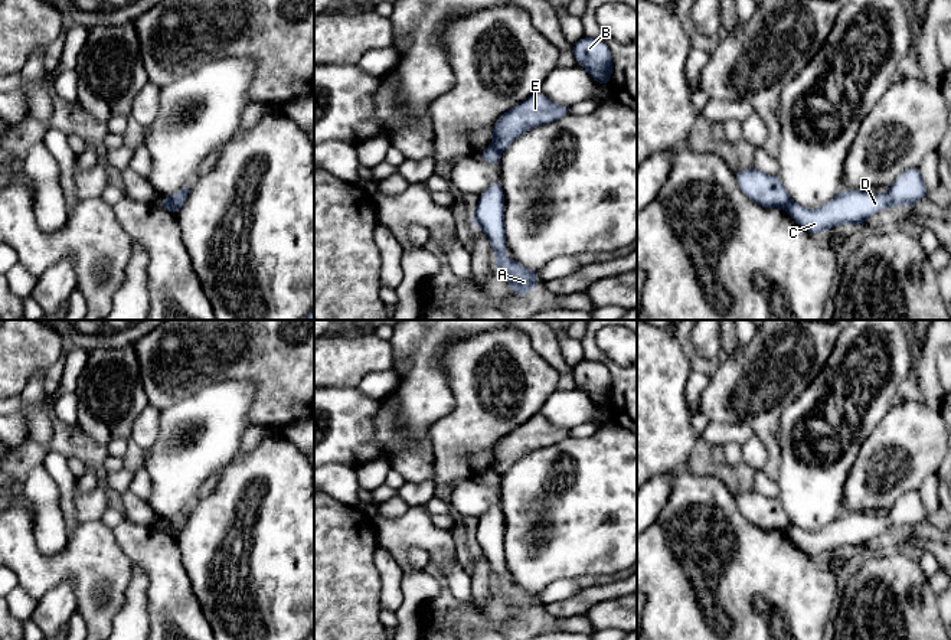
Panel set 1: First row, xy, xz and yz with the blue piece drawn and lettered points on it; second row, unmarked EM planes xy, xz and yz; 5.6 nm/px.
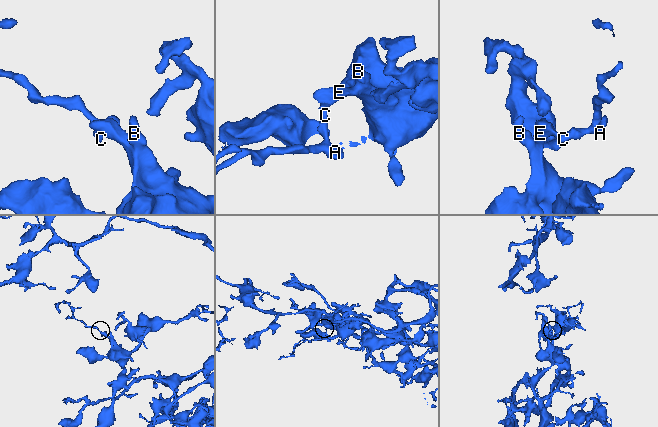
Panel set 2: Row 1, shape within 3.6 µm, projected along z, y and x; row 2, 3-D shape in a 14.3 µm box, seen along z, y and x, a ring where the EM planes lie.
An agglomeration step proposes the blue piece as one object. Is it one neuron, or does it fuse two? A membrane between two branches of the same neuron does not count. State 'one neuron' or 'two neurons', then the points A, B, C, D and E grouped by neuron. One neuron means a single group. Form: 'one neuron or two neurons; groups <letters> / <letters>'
two neurons; groups A C D / B E

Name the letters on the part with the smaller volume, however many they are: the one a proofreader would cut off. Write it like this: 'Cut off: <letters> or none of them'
Cut off: A, C, D

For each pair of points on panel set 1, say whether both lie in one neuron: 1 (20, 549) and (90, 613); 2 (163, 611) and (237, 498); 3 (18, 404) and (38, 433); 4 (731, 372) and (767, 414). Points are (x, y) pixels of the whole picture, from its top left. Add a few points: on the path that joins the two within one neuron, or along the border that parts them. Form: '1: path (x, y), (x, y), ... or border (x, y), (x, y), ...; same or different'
1: path (43, 568), (68, 568), (85, 585), (85, 590); same
2: border (177, 541), (182, 565), (199, 606); different
3: path (25, 408), (38, 421), (38, 425); same
4: path (741, 382), (760, 404); same

